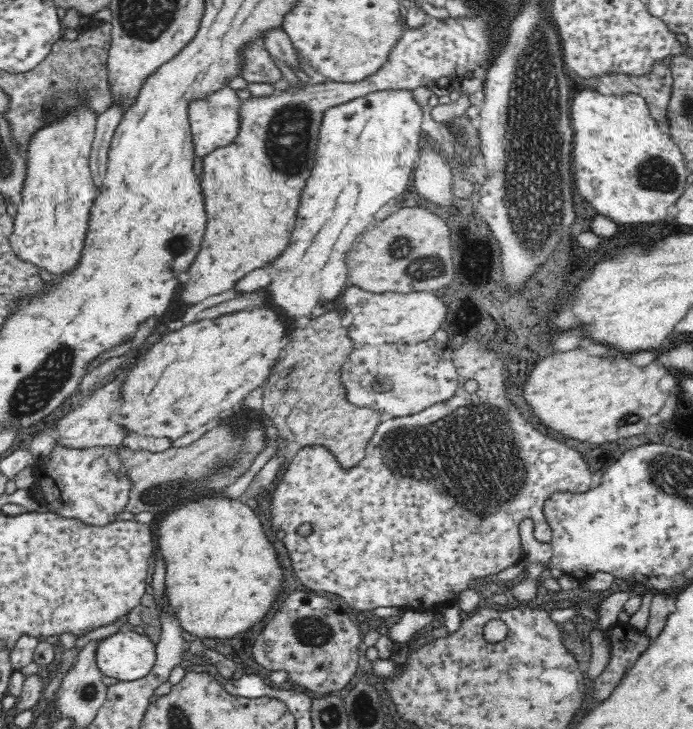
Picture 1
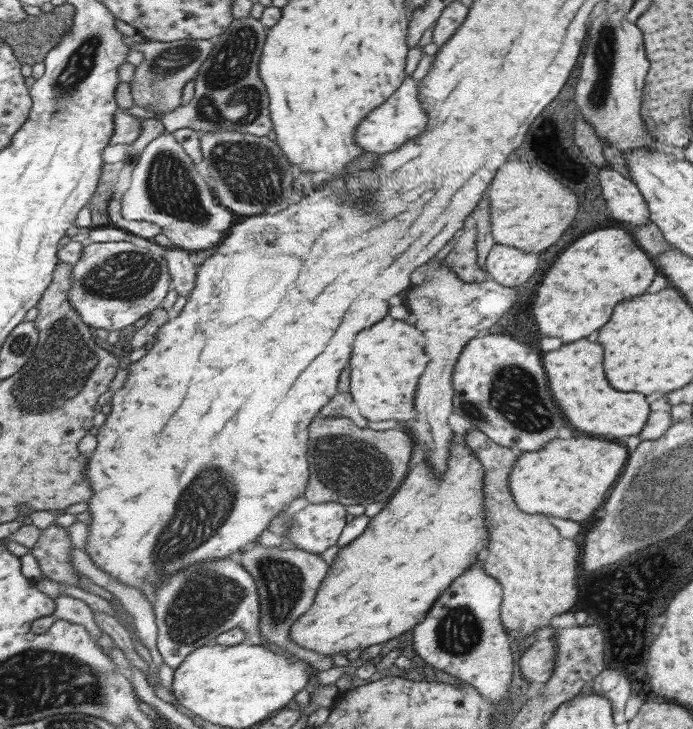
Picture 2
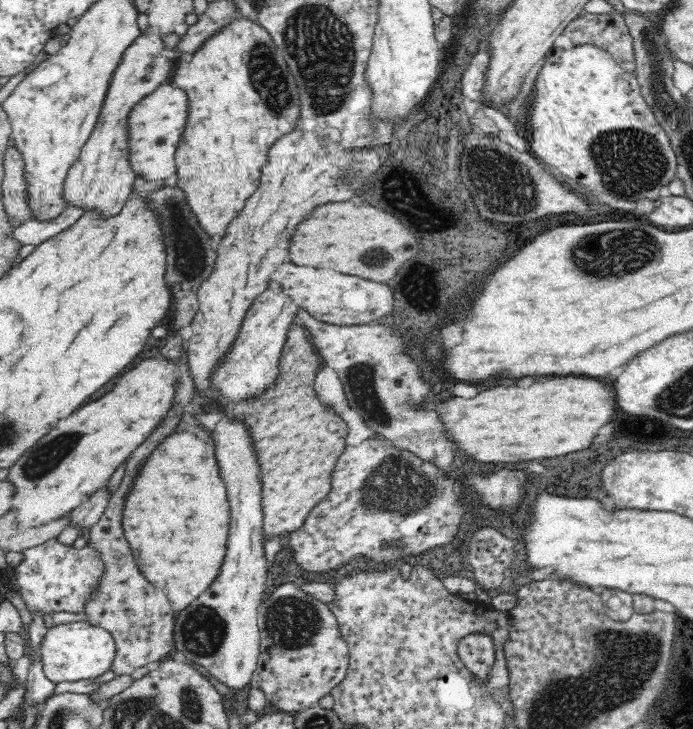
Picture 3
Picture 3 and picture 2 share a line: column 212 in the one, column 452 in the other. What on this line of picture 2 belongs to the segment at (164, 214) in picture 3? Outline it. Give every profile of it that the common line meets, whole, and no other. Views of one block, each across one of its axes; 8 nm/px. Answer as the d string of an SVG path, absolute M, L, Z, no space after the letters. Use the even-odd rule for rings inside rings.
M475 226L469 230L463 230L463 234L455 234L449 242L449 246L437 256L447 264L463 282L467 284L483 284L489 282L487 272L483 272L477 266L477 250L475 250Z

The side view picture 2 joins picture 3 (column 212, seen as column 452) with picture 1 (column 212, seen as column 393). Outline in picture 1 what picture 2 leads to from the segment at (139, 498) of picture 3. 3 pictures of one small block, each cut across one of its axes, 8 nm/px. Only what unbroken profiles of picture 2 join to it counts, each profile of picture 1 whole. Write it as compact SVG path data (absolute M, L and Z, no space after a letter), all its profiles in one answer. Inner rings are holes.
M216 492L212 498L202 498L174 506L166 518L156 522L156 552L162 556L166 566L166 598L186 632L198 638L232 638L252 624L262 620L270 612L270 604L282 590L282 570L276 562L276 548L266 538L266 532L244 500L232 500L224 492Z

